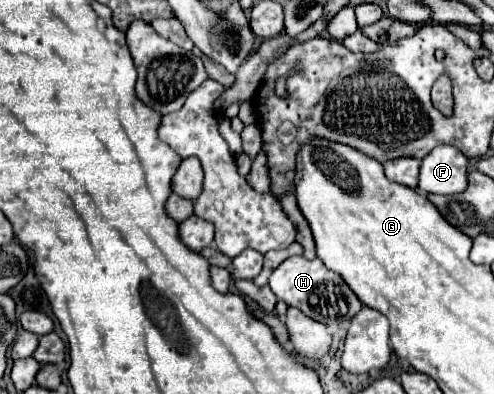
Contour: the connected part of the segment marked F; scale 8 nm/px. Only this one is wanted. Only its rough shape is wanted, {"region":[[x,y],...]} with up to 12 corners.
{"region":[[436,146],[420,168],[418,190],[458,194],[468,186],[468,158]]}

